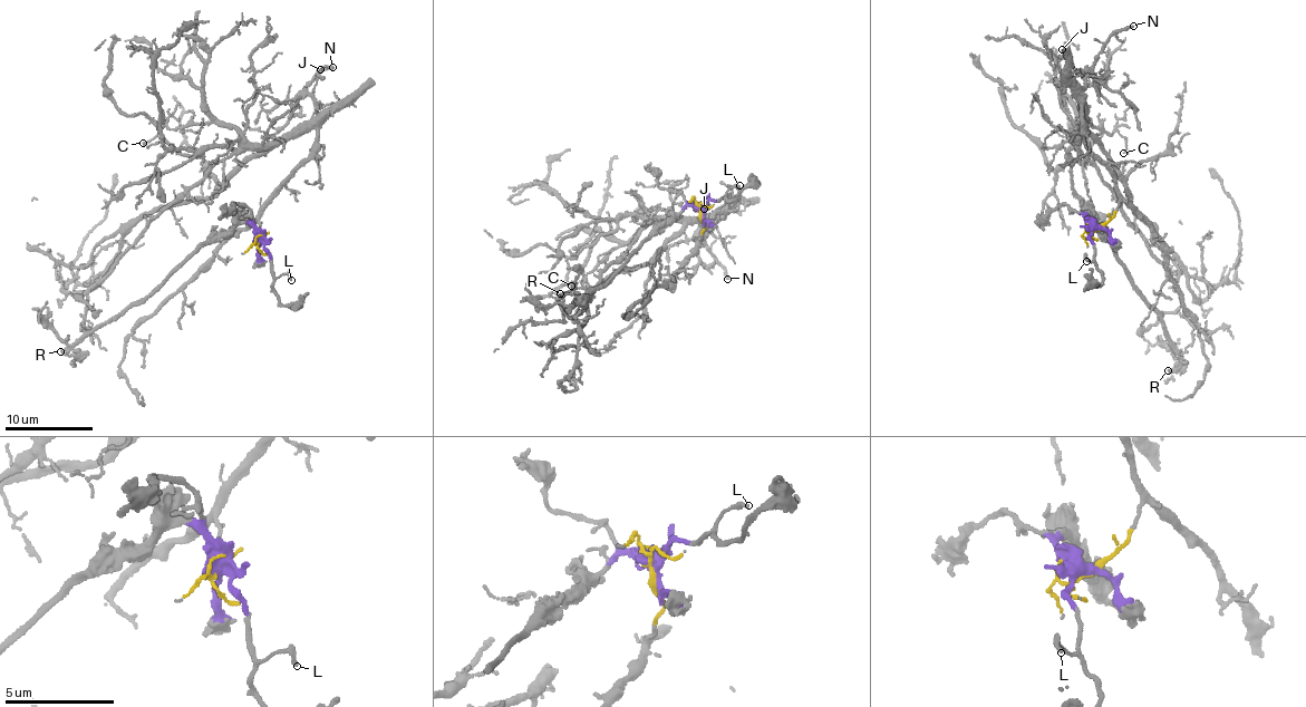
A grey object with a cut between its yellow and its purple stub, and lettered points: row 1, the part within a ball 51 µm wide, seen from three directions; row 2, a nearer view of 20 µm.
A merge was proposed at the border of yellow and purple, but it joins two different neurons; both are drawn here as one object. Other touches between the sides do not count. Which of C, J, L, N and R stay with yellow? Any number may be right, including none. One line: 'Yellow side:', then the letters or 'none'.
Yellow side: C, J, N

